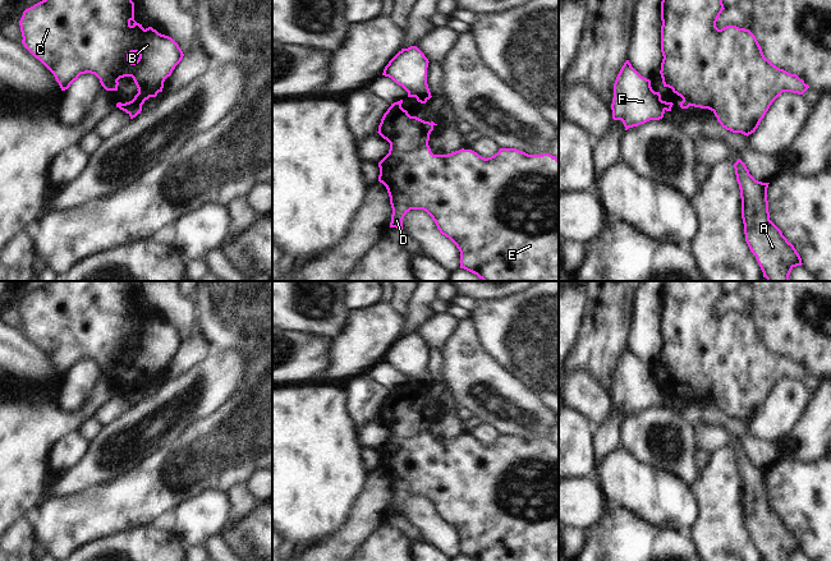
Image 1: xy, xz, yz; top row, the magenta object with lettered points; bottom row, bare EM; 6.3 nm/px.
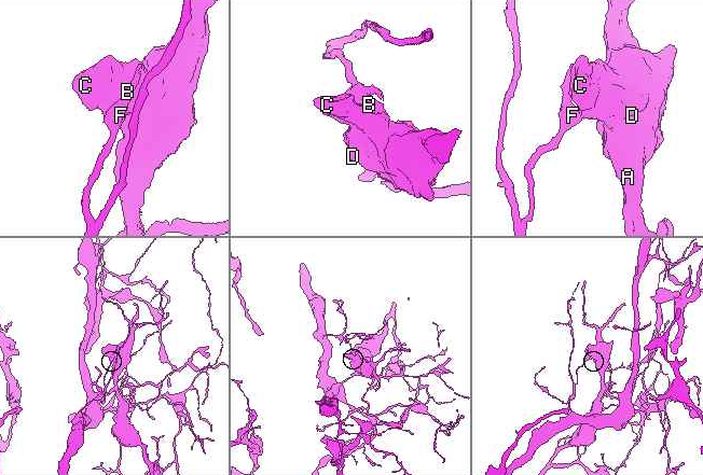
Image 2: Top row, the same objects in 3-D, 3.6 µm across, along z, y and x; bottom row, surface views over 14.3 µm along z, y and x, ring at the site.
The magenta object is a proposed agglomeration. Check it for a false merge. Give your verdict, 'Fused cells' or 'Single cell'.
Fused cells

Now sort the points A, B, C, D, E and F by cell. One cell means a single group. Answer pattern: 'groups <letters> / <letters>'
groups A B C D E / F

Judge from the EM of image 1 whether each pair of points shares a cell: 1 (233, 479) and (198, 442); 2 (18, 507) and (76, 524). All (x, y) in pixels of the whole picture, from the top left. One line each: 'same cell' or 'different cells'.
1: same cell
2: different cells

